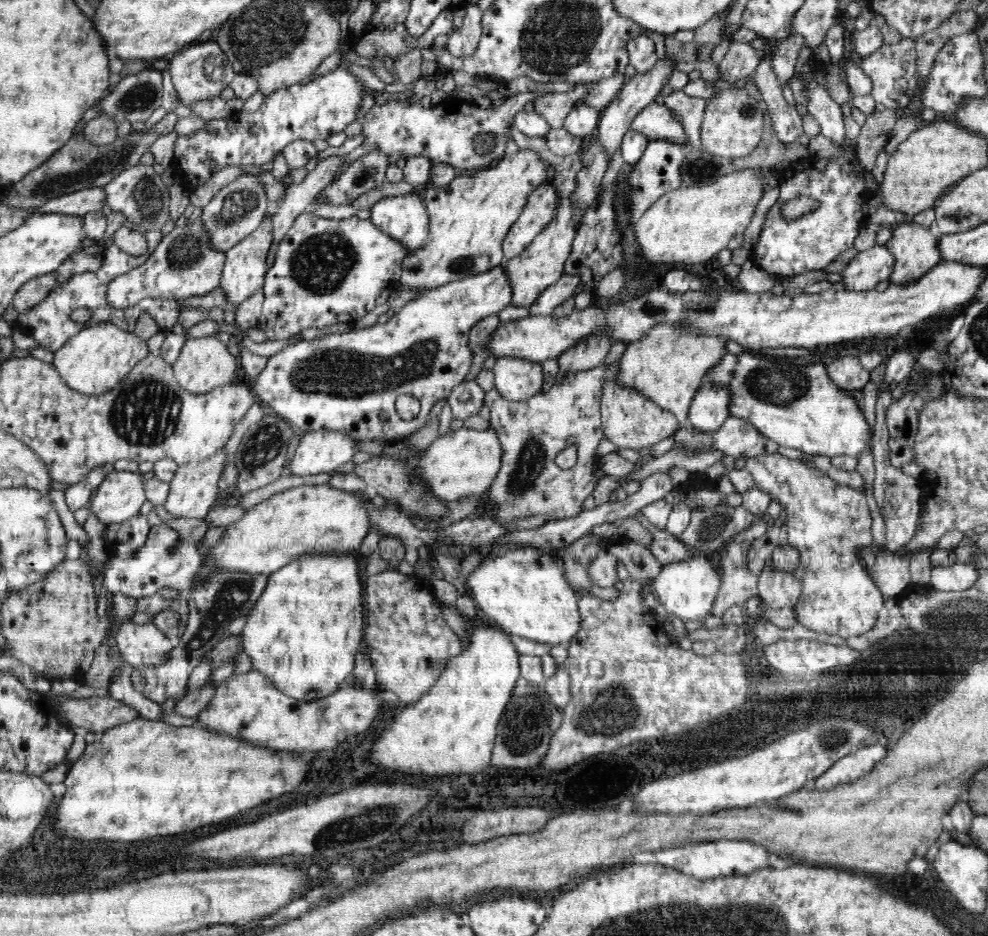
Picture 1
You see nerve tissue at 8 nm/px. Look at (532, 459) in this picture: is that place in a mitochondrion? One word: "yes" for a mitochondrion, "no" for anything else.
yes

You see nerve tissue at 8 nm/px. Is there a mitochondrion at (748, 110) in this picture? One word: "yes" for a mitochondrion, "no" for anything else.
yes

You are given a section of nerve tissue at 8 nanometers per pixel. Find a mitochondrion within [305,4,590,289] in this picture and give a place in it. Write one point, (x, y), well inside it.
(486, 143)

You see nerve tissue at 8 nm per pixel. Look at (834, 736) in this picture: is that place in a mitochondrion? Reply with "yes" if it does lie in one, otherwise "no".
yes

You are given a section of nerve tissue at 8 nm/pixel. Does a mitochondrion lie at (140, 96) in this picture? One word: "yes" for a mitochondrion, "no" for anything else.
yes

